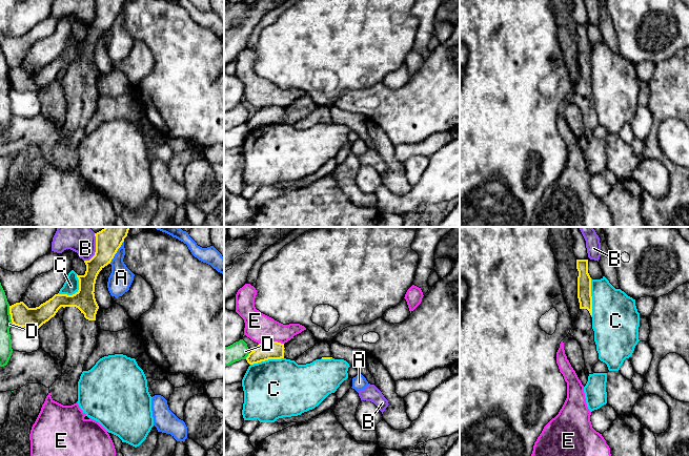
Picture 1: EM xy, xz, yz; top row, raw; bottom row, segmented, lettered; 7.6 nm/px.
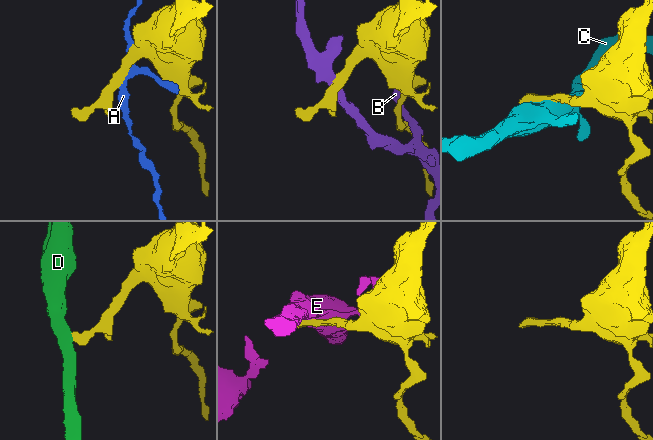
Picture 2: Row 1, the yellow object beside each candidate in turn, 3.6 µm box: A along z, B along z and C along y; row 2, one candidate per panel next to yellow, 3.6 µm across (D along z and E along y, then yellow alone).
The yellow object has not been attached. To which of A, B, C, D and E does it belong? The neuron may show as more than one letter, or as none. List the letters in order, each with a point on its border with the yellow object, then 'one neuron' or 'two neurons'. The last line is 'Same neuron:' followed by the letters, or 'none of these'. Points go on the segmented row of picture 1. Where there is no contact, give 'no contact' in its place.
A: xy (116, 252) | two neurons
B: xy (96, 249) | two neurons
C: yz (591, 297) | two neurons
D: xy (11, 315) | two neurons
E: xz (270, 342) | two neurons
Same neuron: none of these

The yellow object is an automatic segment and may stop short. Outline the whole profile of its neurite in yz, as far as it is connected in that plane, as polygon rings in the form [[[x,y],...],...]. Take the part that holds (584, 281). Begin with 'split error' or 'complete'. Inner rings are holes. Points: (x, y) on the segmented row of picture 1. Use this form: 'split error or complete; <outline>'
split error; [[[576,260],[577,298],[580,310],[569,334],[580,344],[589,374],[593,374],[593,366],[600,360],[592,329],[591,277],[588,273],[588,260]]]

